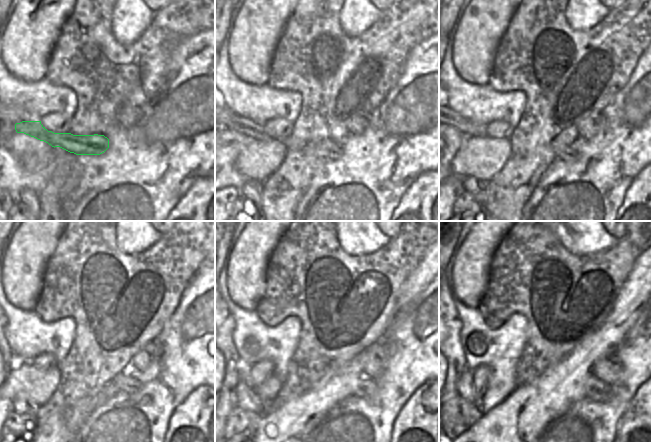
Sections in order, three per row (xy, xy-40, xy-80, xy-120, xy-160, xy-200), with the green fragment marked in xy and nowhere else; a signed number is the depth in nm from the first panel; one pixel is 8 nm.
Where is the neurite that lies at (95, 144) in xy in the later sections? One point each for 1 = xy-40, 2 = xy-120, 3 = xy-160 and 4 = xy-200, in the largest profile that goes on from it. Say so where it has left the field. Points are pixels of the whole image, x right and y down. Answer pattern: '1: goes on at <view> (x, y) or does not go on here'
1: goes on at xy-40 (239, 124)
2: goes on at xy-120 (124, 380)
3: goes on at xy-160 (367, 386)
4: goes on at xy-200 (595, 389)

